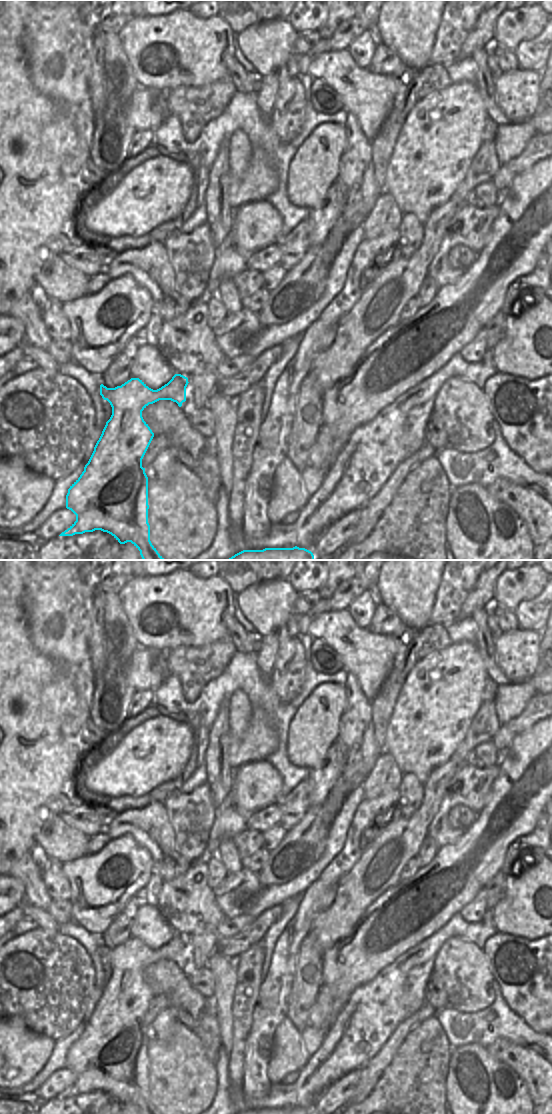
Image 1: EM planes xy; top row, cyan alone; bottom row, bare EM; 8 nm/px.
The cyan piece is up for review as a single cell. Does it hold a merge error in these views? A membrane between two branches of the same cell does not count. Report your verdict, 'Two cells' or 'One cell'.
One cell

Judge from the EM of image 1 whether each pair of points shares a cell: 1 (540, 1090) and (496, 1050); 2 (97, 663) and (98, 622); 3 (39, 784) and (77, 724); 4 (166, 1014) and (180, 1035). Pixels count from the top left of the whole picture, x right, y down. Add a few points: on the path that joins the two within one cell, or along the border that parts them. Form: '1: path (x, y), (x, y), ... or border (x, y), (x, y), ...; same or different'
1: path (537, 1077), (512, 1052), (509, 1052); same
2: path (97, 653), (97, 632); same
3: path (39, 766), (39, 748), (59, 728); same
4: border (177, 1021), (174, 1033), (166, 1041), (153, 1037); different

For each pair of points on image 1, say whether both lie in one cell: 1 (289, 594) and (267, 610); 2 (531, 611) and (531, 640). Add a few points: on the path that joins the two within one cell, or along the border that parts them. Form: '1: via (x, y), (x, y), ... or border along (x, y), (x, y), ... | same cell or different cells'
1: via (284, 596), (281, 596), (272, 605) | same cell
2: border along (520, 627), (536, 631), (539, 634) | different cells

